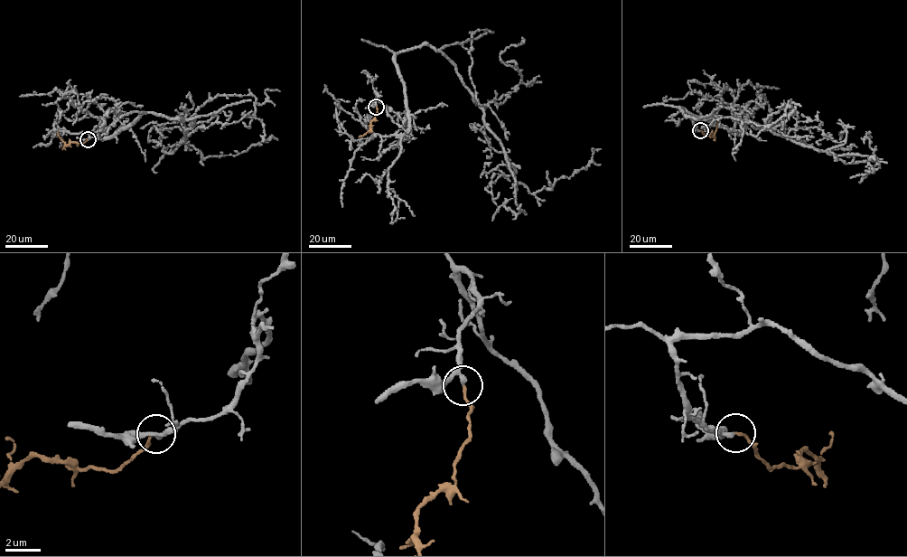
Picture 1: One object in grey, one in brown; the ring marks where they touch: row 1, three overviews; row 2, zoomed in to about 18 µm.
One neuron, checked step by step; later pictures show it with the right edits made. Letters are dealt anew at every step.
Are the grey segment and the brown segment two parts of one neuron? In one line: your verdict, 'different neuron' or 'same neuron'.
same neuron

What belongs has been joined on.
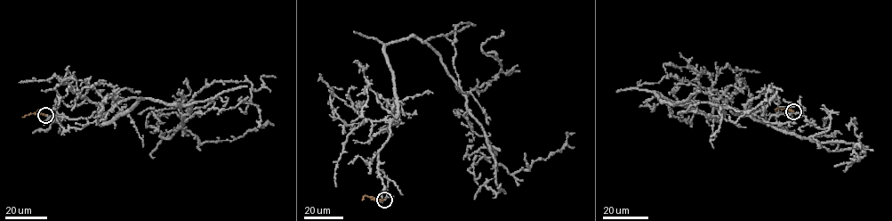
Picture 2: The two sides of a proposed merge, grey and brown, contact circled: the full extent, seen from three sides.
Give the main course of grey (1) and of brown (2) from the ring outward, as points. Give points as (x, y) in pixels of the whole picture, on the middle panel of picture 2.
1: (384, 200), (378, 151), (397, 115), (384, 51), (393, 43), (429, 44), (510, 174), (560, 151), (574, 133)
2: (384, 200), (366, 195), (362, 200)

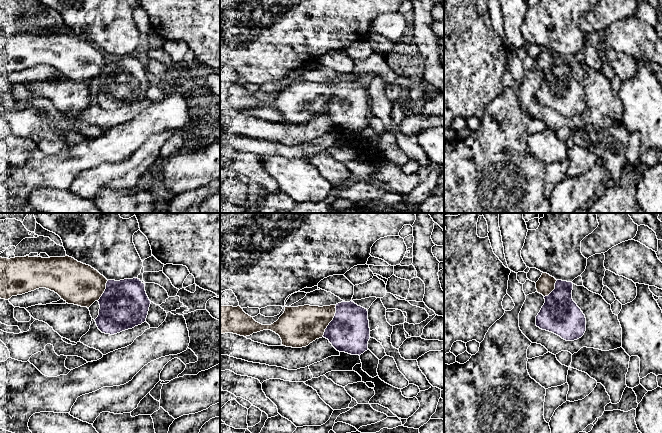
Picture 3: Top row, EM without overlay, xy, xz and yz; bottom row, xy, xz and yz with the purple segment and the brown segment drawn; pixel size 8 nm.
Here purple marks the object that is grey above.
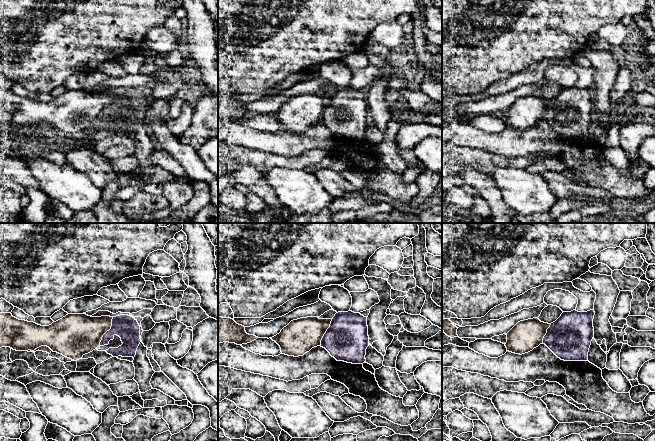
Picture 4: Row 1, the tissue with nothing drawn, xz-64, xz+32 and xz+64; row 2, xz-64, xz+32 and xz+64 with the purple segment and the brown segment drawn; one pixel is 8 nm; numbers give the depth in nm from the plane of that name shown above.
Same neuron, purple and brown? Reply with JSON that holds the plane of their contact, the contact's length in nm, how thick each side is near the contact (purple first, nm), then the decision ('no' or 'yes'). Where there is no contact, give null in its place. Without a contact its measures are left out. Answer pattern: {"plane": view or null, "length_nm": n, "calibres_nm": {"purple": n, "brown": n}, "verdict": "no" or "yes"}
{"plane": "xz", "length_nm": 280, "calibres_nm": {"purple": 320, "brown": 320}, "verdict": "yes"}

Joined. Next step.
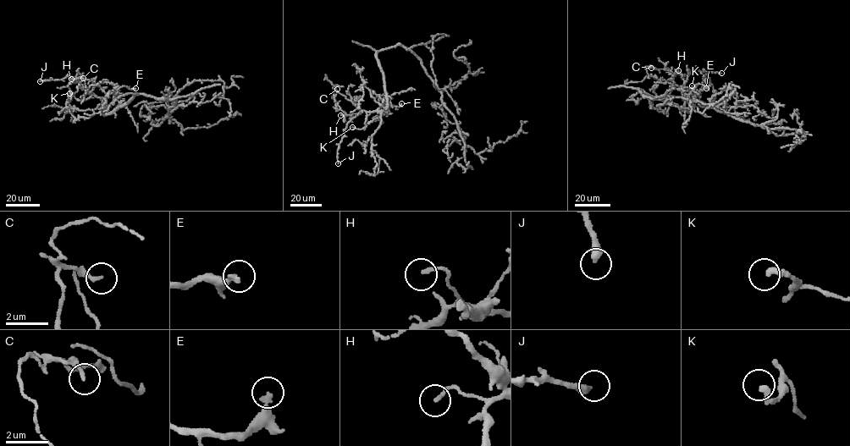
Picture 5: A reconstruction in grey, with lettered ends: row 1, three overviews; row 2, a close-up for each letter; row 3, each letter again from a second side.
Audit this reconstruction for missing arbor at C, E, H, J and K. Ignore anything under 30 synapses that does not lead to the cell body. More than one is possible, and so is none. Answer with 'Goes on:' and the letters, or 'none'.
Goes on: E, J

